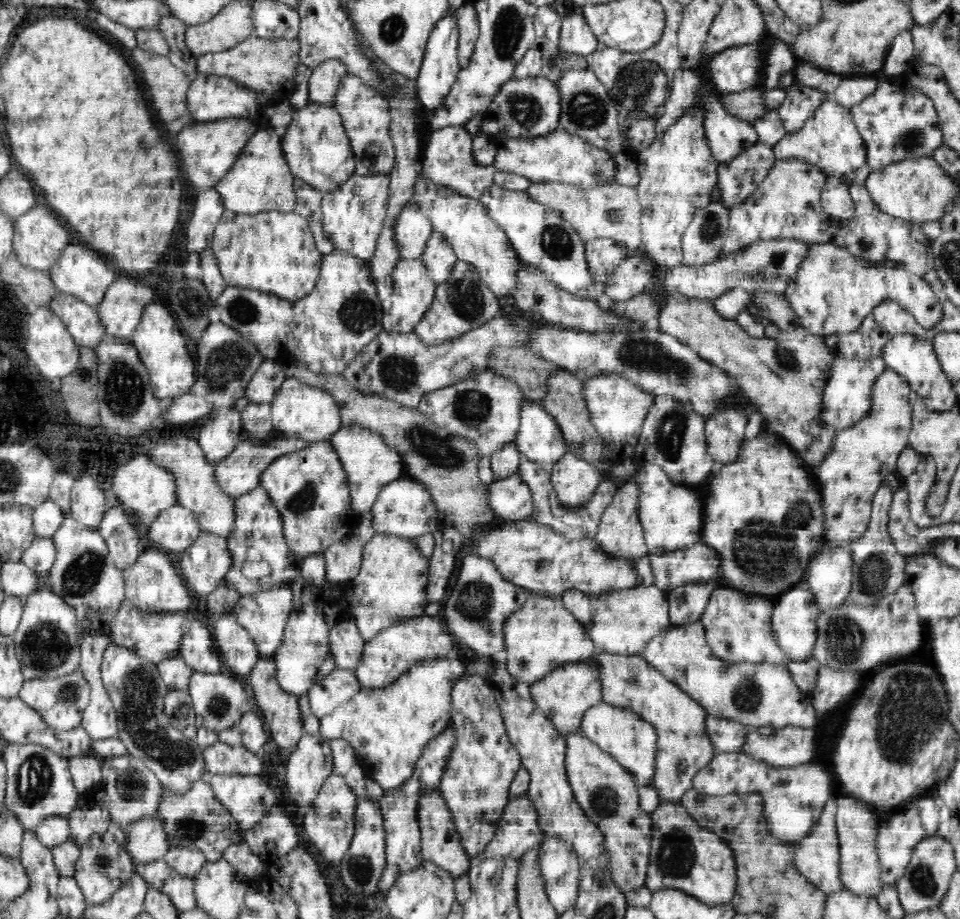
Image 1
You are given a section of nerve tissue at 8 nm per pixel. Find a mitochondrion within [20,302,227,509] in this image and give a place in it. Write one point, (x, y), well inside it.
(123, 390)

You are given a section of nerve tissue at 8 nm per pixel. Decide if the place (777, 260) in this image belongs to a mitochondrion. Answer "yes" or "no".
no

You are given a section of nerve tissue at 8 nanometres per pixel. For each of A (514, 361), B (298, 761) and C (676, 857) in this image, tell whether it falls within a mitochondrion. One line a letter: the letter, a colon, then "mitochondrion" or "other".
A: other
B: other
C: mitochondrion

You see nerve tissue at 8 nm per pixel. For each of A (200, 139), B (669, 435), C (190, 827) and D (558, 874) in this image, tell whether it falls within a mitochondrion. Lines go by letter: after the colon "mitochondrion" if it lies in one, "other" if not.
A: other
B: mitochondrion
C: mitochondrion
D: other

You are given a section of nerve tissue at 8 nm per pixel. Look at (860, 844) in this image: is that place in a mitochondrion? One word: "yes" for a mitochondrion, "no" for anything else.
no

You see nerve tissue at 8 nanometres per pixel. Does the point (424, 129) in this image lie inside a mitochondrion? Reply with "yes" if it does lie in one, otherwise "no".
no

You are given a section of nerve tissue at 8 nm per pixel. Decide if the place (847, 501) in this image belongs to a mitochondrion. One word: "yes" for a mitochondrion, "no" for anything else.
no

